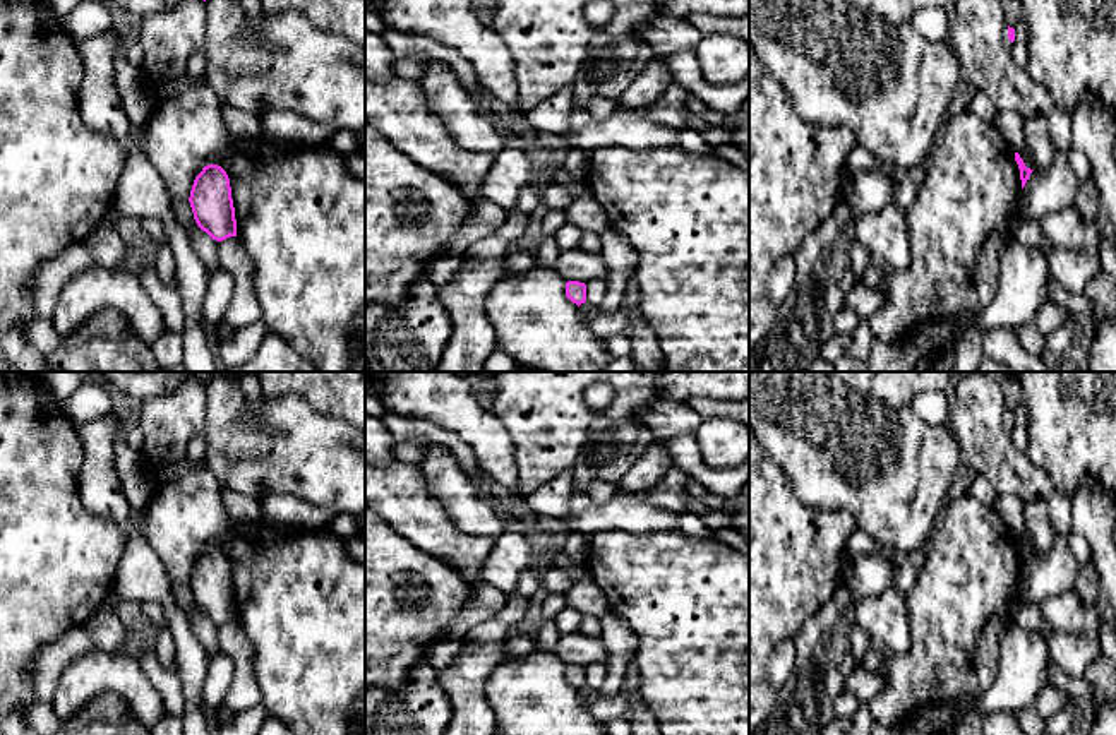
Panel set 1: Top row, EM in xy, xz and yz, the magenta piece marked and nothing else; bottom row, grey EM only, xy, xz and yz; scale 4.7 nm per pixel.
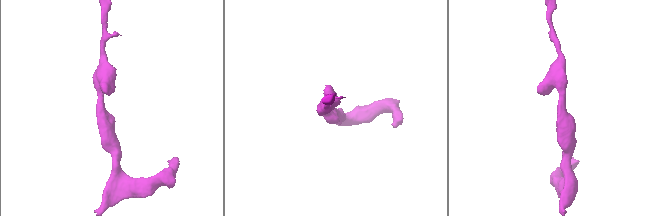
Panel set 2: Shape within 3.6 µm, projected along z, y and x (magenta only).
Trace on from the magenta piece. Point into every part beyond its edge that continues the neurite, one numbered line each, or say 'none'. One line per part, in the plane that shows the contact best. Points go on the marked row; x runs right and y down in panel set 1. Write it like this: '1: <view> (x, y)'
none

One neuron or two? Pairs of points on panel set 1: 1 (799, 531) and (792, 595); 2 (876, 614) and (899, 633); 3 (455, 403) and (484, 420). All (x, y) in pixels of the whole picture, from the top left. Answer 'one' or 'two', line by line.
1: one
2: one
3: one

